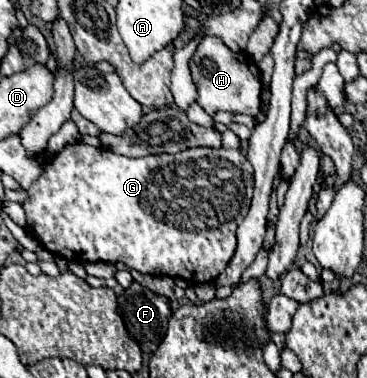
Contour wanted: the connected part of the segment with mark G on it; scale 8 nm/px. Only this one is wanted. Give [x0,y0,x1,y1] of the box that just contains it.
[23,142,253,284]

